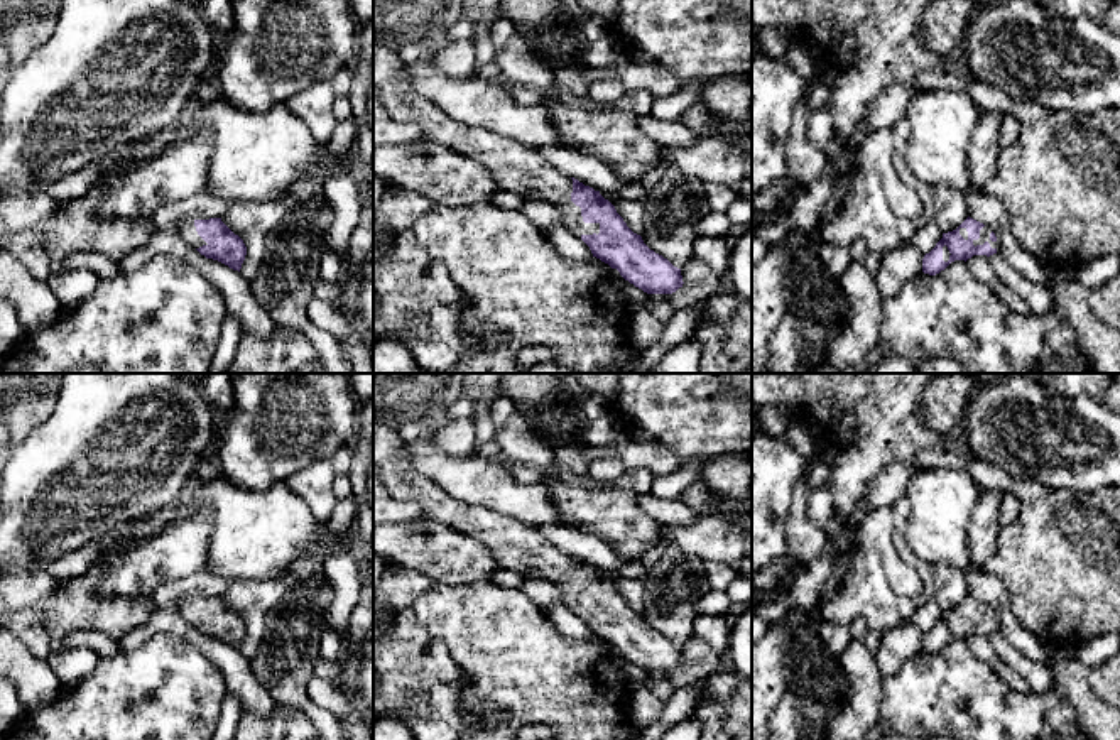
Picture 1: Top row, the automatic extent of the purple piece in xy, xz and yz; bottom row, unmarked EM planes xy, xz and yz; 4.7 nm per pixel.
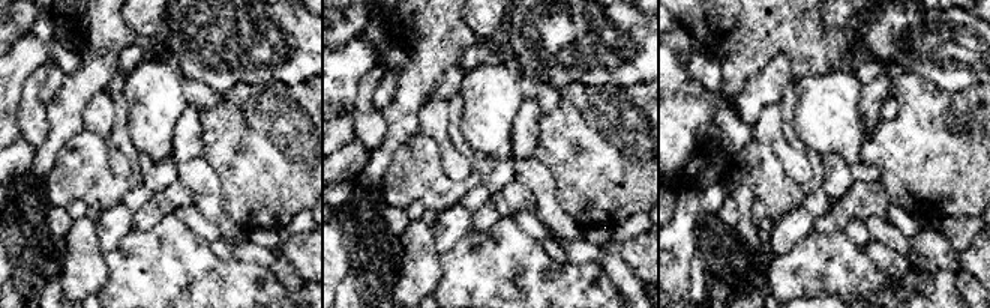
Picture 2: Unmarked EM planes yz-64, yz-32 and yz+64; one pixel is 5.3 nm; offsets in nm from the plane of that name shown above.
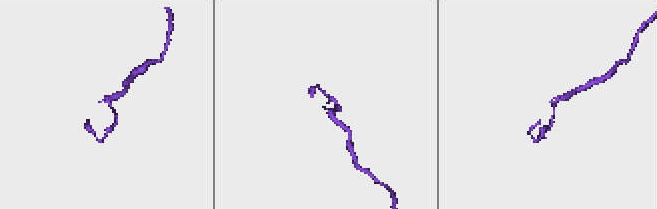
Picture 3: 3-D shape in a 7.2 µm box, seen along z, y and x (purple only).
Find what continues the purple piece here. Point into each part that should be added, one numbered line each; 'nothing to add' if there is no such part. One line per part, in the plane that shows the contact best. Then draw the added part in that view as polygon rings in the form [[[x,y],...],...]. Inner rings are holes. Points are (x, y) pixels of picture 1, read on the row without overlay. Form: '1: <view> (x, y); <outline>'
1: xz (517, 546); [[[373,421],[373,465],[394,498],[419,503],[426,519],[478,541],[500,568],[554,583],[576,615],[600,612],[600,601],[584,601],[581,586],[571,579],[573,558],[539,527],[448,495],[416,470],[405,446],[397,427]]]

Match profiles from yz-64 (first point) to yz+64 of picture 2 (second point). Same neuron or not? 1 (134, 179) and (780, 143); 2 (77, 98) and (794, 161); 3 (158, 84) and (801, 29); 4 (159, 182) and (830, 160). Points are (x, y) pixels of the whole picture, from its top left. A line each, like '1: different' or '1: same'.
1: different
2: different
3: different
4: same

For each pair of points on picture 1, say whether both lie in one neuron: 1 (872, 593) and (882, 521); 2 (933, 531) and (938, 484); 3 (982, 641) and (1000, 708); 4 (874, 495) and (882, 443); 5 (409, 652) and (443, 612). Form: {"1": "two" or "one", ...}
{"1": "two", "2": "one", "3": "two", "4": "two", "5": "two"}

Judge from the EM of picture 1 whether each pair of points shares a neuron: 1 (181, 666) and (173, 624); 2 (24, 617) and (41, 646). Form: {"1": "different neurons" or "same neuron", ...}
{"1": "different neurons", "2": "same neuron"}

